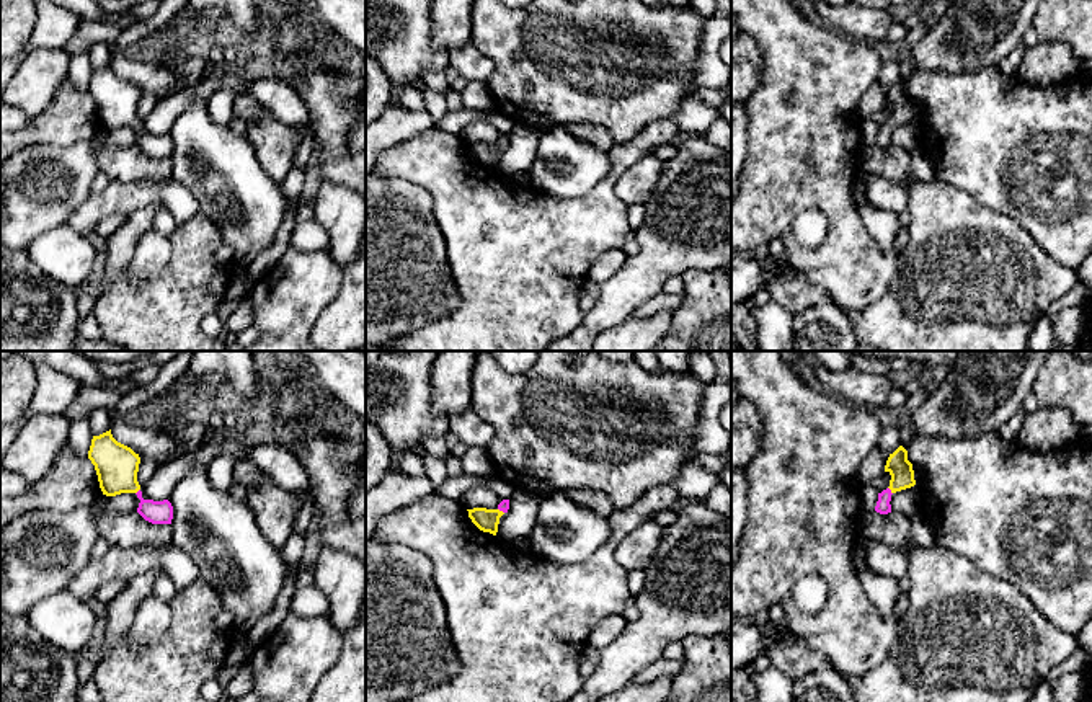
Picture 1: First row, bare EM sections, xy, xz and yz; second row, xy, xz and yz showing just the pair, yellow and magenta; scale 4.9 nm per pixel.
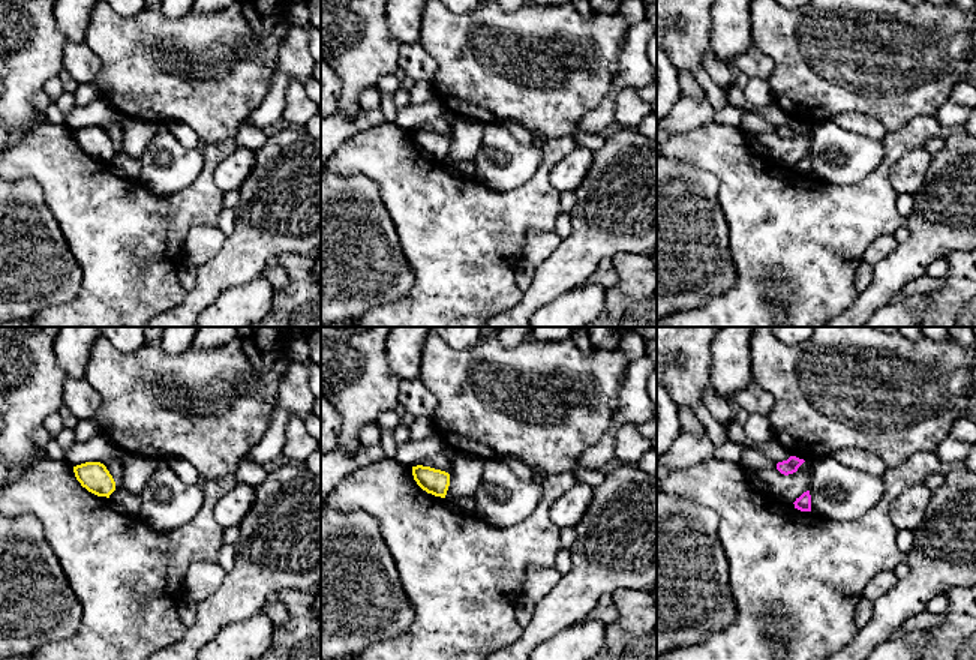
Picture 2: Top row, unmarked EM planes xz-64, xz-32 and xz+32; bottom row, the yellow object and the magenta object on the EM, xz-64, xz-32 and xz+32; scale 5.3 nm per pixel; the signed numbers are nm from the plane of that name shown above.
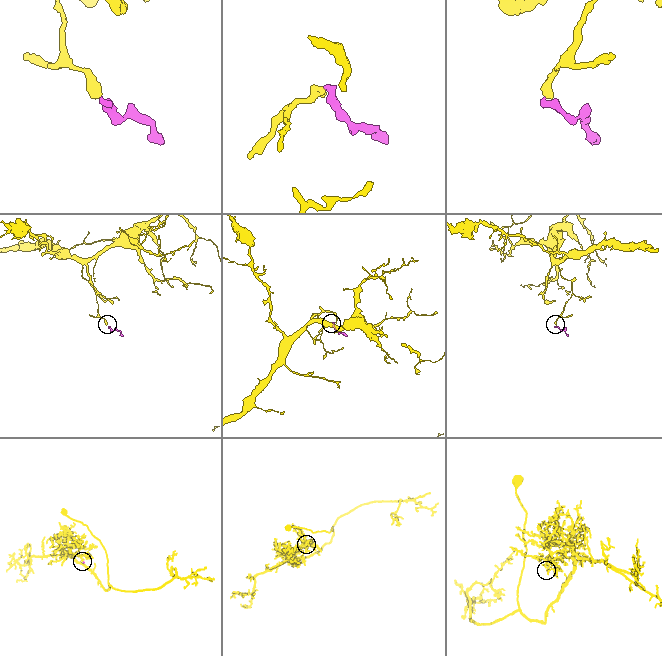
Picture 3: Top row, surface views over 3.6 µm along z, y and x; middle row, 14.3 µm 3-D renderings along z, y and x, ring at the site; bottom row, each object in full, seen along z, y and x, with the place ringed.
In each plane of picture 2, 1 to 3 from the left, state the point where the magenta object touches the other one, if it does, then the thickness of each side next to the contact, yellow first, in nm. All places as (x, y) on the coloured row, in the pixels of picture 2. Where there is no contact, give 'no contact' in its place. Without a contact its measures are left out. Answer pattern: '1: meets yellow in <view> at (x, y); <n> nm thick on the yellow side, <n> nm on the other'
1: no contact
2: no contact
3: no contact

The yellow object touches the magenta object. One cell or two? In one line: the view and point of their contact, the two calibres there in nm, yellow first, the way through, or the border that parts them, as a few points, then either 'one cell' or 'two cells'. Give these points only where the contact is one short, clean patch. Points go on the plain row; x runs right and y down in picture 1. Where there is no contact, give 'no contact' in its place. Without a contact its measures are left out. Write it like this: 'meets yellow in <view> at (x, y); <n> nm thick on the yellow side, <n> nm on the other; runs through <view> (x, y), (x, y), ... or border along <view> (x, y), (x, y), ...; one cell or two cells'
meets yellow in yz at (890, 123); 120 nm thick on the yellow side, 70 nm on the other; runs through yz (901, 106), (901, 111), (890, 123), (883, 133), (883, 141); one cell

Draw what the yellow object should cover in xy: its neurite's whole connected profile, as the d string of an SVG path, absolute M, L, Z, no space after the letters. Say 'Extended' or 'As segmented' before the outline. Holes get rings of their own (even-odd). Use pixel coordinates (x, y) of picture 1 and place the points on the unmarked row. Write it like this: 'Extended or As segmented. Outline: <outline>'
Extended. Outline: M111 64L93 70L88 93L95 100L100 122L106 131L135 127L140 134L137 147L152 158L171 158L173 140L168 134L144 134L137 106L140 91L131 82L118 77Z

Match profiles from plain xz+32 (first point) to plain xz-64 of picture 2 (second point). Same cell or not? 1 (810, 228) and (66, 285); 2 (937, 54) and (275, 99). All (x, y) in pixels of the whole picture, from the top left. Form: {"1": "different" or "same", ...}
{"1": "different", "2": "different"}

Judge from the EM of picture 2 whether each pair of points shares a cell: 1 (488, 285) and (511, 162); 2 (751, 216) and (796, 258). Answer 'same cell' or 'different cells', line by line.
1: different cells
2: same cell

